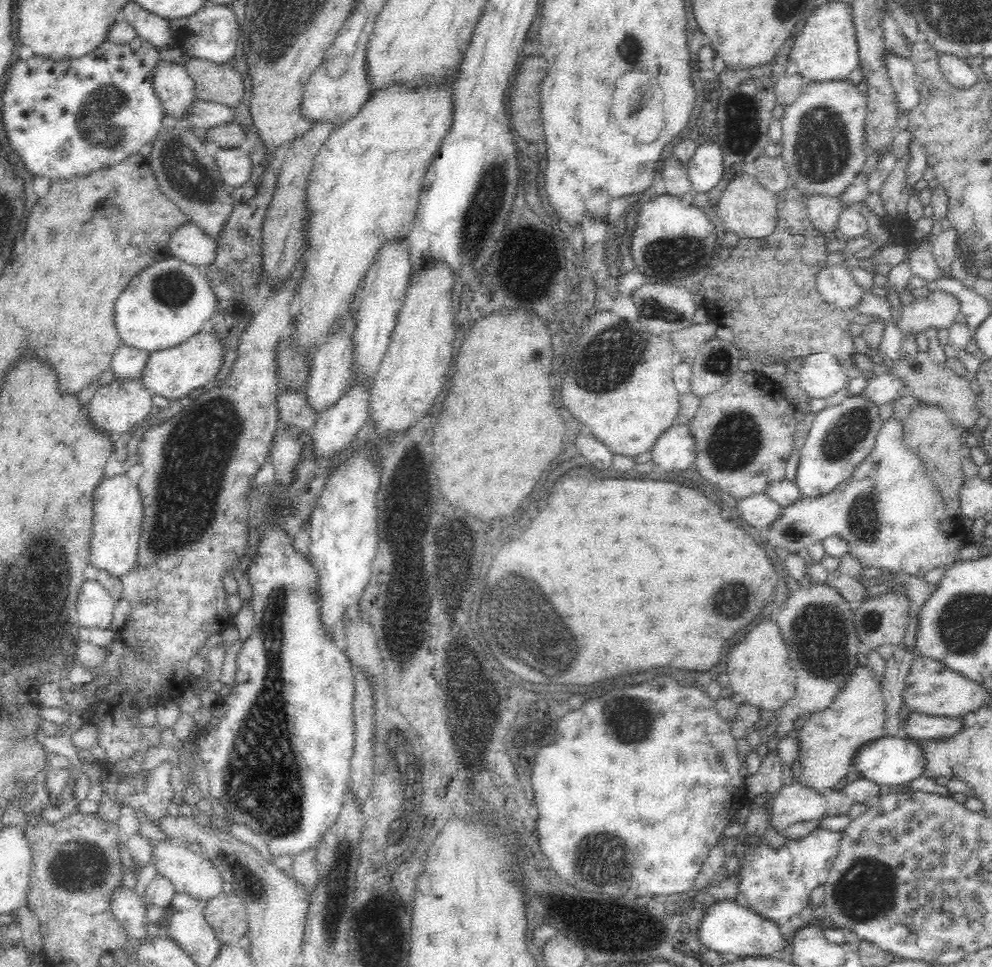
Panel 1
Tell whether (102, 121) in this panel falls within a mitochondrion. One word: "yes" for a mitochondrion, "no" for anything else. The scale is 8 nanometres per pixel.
yes

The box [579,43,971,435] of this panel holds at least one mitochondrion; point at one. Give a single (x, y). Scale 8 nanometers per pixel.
(827, 147)

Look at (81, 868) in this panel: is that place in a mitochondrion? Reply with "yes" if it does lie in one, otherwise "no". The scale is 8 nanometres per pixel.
yes

